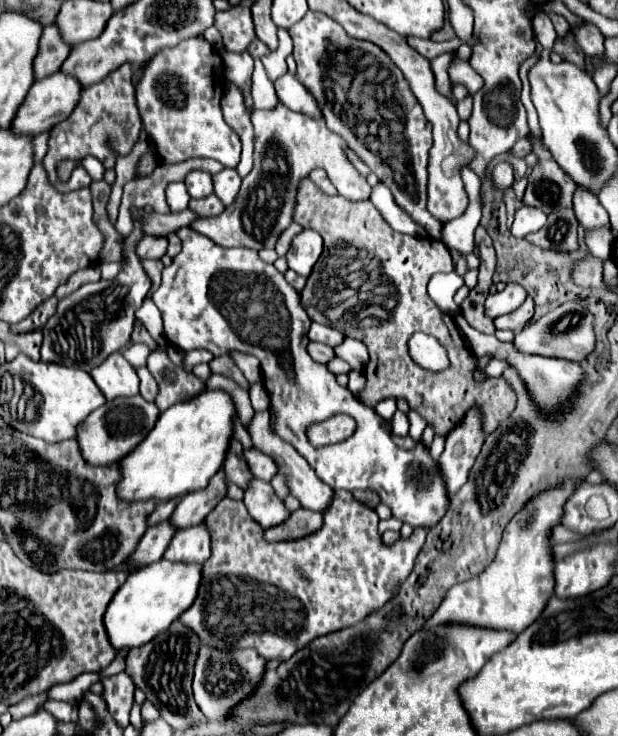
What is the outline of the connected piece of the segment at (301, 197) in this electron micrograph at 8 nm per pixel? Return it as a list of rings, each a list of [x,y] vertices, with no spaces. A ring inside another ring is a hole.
[[[310,178],[300,182],[294,220],[302,228],[320,232],[324,238],[324,254],[314,264],[300,292],[304,310],[314,322],[332,326],[344,336],[364,342],[370,352],[370,362],[364,368],[366,386],[358,394],[362,404],[374,408],[384,398],[404,398],[410,410],[418,412],[442,438],[472,408],[482,412],[486,434],[494,432],[512,414],[518,400],[516,392],[502,376],[484,382],[474,380],[472,370],[478,364],[474,354],[468,350],[454,322],[448,318],[446,324],[446,314],[426,292],[432,274],[454,270],[450,250],[440,240],[400,234],[392,230],[370,200],[352,204],[352,200],[344,200],[340,194],[326,196]],[[326,244],[334,244],[332,252],[326,250]],[[414,332],[432,334],[446,348],[450,368],[434,374],[418,366],[408,354],[408,340]]]

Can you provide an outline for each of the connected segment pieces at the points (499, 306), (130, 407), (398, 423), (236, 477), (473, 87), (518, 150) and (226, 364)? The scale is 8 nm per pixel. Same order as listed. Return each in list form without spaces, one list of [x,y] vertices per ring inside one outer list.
[[[506,284],[506,288],[502,292],[490,294],[486,300],[486,316],[490,316],[492,320],[502,316],[502,314],[510,314],[516,308],[520,308],[524,302],[524,288],[520,284]]]
[[[142,396],[132,398],[116,398],[106,402],[104,406],[96,408],[88,414],[84,424],[76,428],[76,442],[80,448],[80,454],[88,464],[100,466],[100,464],[112,464],[118,462],[122,456],[126,456],[138,442],[144,440],[144,436],[154,428],[154,422],[158,418],[158,408],[152,402],[146,402]]]
[[[396,410],[396,414],[394,414],[390,426],[392,426],[392,430],[394,430],[398,436],[408,436],[408,432],[410,432],[410,420],[408,420],[408,414]]]
[[[232,438],[232,444],[228,448],[228,456],[224,460],[222,470],[226,472],[226,478],[232,480],[234,484],[238,484],[240,488],[246,488],[248,480],[252,478],[252,474],[248,470],[248,464],[246,464],[246,460],[242,456],[242,444],[236,438]]]
[[[454,58],[454,62],[452,62],[448,74],[450,74],[452,82],[464,84],[472,94],[478,92],[478,90],[484,86],[484,78],[478,76],[478,72],[474,72],[468,62],[460,62],[458,58]]]
[[[528,134],[528,136],[520,138],[520,140],[512,146],[512,152],[514,152],[516,156],[522,156],[522,158],[524,158],[524,156],[528,156],[528,154],[532,152],[532,144],[534,144],[534,142],[532,142],[532,138],[530,138],[530,134]]]
[[[218,356],[210,362],[210,370],[214,374],[224,374],[228,378],[232,378],[236,384],[240,384],[244,390],[250,390],[250,382],[244,378],[244,374],[236,368],[236,364],[230,360],[230,356]]]

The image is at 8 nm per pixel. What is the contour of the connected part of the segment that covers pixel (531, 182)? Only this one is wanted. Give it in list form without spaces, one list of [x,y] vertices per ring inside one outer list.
[[[540,160],[528,176],[524,204],[540,208],[546,214],[560,208],[572,208],[574,188],[576,184],[560,172],[560,166],[554,160]]]

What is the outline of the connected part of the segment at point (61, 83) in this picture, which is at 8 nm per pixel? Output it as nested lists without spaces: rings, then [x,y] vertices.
[[[62,72],[36,80],[24,98],[24,104],[20,104],[20,112],[16,112],[16,120],[12,120],[10,130],[24,132],[24,136],[38,136],[40,132],[48,132],[52,126],[68,118],[80,98],[80,90],[82,86],[72,76],[64,76]]]

